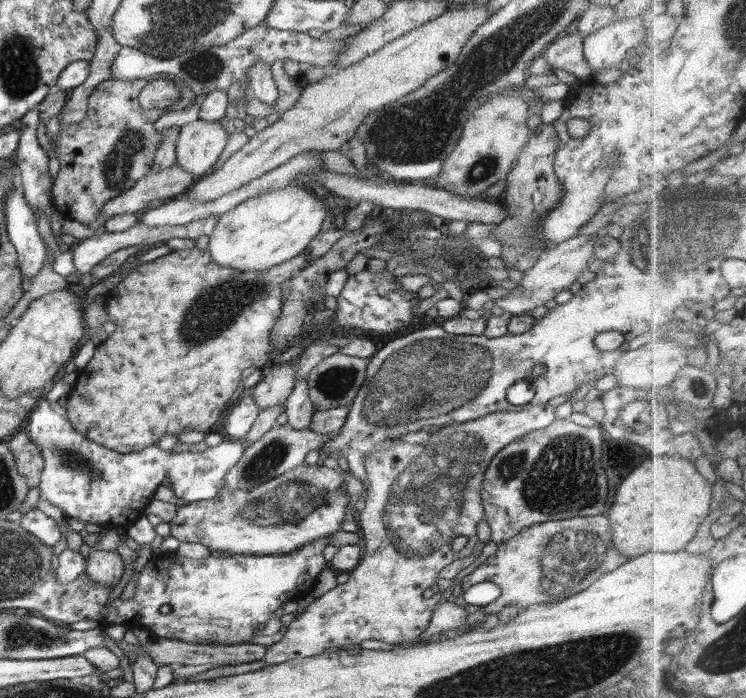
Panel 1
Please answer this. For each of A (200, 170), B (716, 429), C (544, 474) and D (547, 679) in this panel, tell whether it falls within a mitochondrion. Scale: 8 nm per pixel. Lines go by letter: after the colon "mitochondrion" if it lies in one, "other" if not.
A: other
B: other
C: mitochondrion
D: mitochondrion

